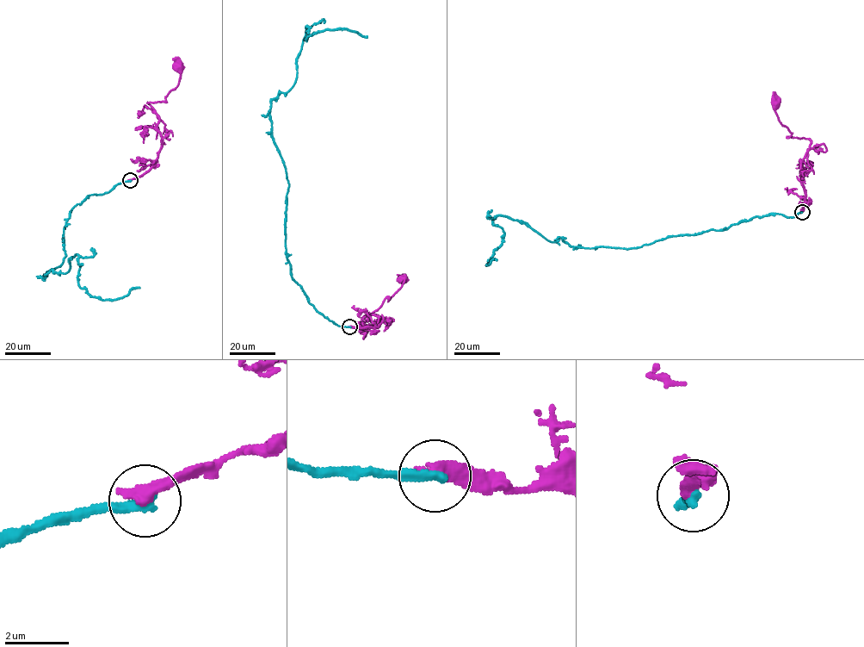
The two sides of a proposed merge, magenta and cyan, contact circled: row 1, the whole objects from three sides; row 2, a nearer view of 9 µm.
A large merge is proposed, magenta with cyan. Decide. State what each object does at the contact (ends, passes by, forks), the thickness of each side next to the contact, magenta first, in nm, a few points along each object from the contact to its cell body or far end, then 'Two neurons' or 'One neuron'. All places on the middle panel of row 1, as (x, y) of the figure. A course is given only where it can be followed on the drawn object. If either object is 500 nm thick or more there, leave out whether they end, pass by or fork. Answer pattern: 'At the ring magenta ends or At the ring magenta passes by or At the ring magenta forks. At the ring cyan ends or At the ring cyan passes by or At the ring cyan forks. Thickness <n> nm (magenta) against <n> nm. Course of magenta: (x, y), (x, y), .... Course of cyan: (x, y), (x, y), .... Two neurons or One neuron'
Thickness 500 nm (magenta) against 340 nm. Course of magenta: (350, 326), (378, 326), (383, 318), (379, 316), (380, 318), (371, 321), (369, 315), (401, 287), (402, 280). Course of cyan: (350, 326), (292, 277), (269, 109), (295, 81), (306, 26), (305, 40), (367, 38). Two neurons

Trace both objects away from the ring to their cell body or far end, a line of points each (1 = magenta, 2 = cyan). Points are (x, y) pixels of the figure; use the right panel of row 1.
1: (801, 212), (805, 189), (801, 160), (811, 141), (787, 137), (791, 133), (780, 122), (776, 102)
2: (801, 212), (625, 249), (552, 242), (497, 215), (502, 244), (486, 265), (496, 259)

